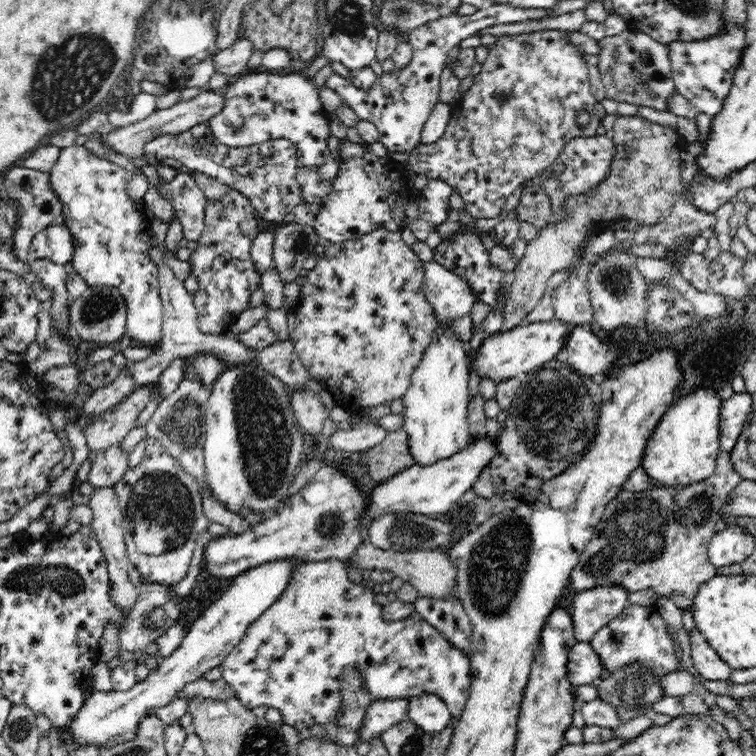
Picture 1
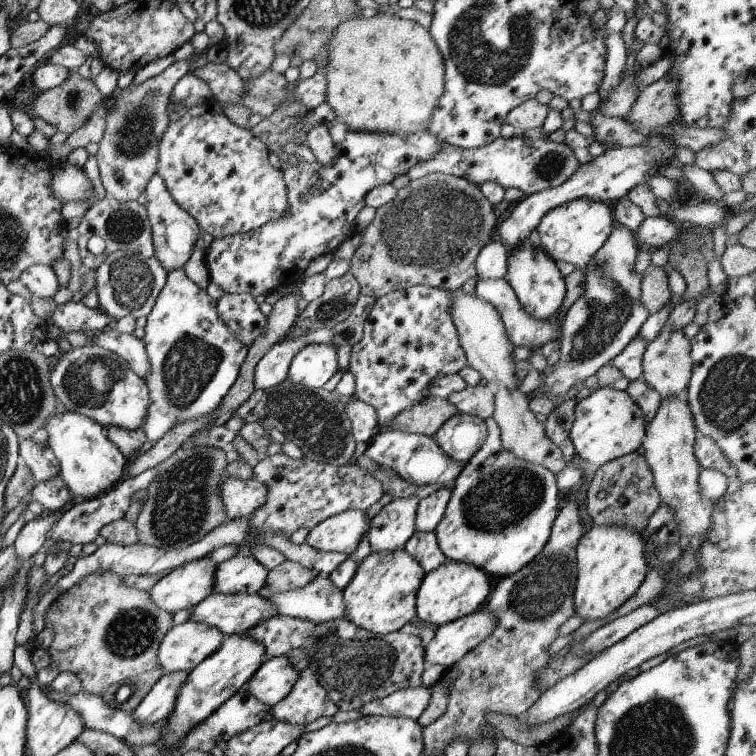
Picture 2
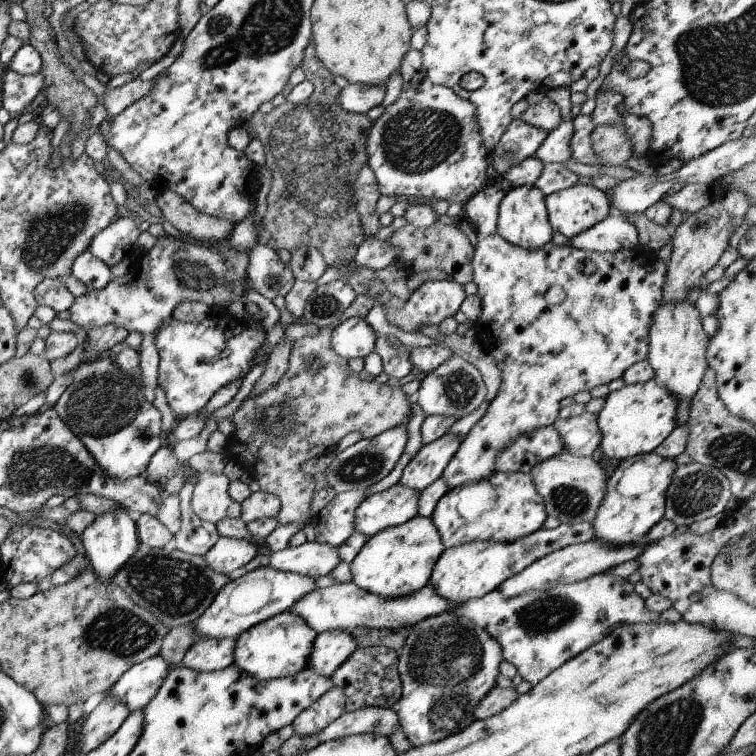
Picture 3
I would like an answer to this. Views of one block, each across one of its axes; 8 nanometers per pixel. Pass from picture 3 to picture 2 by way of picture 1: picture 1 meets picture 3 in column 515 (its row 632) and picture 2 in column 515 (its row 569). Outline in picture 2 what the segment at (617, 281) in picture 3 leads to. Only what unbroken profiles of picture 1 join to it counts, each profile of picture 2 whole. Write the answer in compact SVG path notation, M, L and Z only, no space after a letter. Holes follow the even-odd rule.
M504 278L478 279L474 287L474 293L477 298L485 300L487 304L491 304L495 308L495 312L499 314L499 320L503 324L507 342L512 347L523 347L530 351L534 348L533 350L538 351L541 346L545 344L555 346L562 339L561 325L556 323L556 321L558 322L558 310L549 320L535 320L531 314L521 308L515 293Z

